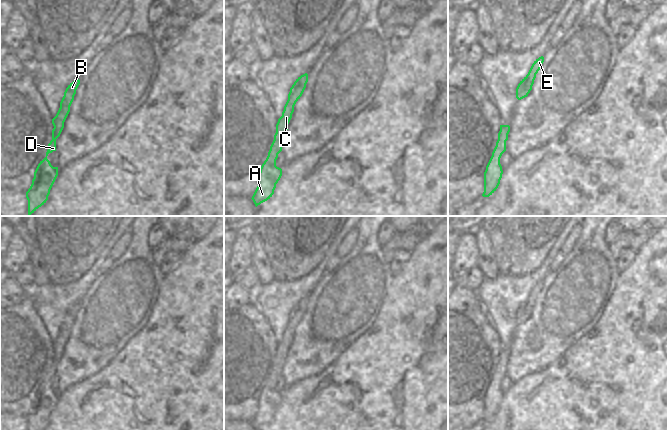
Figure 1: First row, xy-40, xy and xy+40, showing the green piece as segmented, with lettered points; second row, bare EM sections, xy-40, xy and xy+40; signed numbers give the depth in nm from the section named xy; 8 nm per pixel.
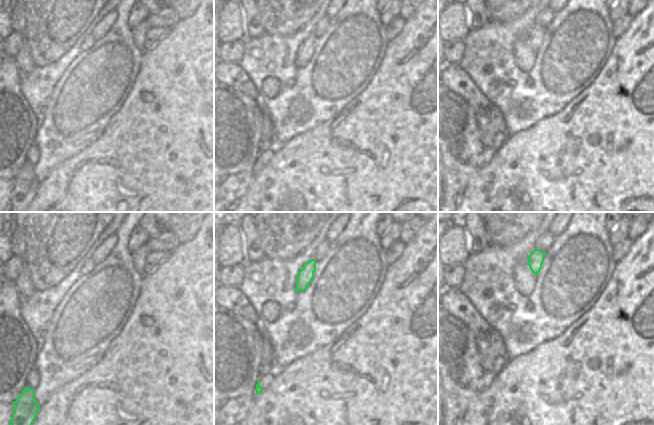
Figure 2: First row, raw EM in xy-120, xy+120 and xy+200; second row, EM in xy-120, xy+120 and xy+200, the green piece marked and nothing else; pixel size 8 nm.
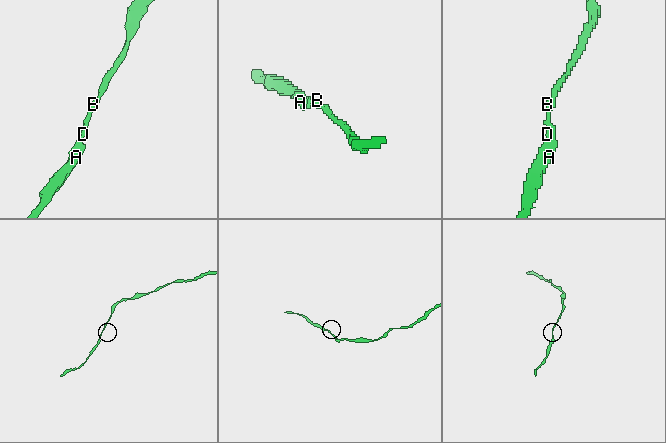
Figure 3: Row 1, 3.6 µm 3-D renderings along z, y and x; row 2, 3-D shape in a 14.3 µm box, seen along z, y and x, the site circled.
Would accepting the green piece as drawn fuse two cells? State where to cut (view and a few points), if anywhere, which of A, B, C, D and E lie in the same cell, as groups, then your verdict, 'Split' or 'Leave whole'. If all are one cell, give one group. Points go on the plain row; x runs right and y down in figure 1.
No split. Groups: A B C D E. Leave whole

